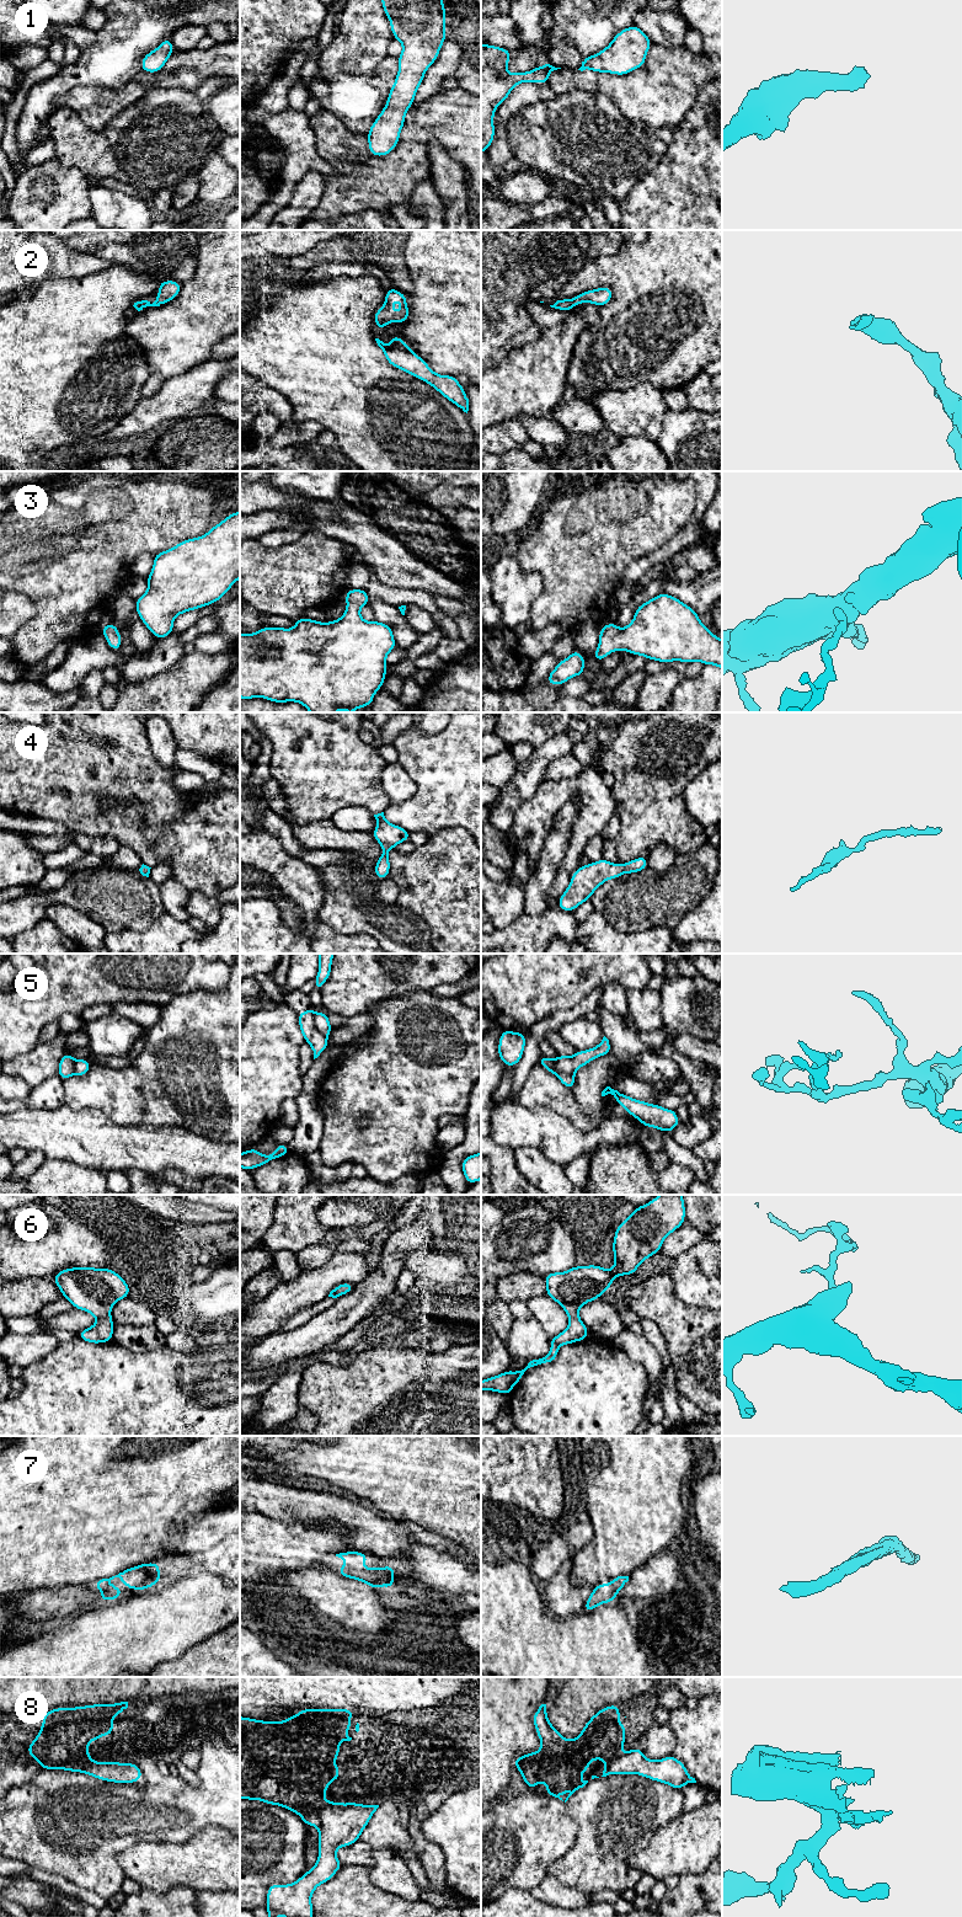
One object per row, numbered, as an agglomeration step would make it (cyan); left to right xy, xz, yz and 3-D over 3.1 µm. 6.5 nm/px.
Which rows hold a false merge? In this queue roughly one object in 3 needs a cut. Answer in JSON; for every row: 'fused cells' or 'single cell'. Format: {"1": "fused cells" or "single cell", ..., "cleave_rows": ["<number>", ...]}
{"1": "single cell", "2": "single cell", "3": "single cell", "4": "single cell", "5": "fused cells", "6": "single cell", "7": "single cell", "8": "fused cells", "cleave_rows": ["5", "8"]}

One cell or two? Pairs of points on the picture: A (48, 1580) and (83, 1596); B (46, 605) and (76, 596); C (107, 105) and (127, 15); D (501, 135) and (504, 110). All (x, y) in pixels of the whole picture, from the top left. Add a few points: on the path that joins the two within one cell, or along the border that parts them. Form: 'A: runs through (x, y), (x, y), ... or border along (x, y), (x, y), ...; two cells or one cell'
A: border along (85, 1585), (36, 1590); two cells
B: runs through (53, 605), (64, 596), (69, 596); one cell
C: border along (137, 75), (119, 87), (83, 85); two cells
D: border along (518, 111), (503, 118), (495, 127); two cells

